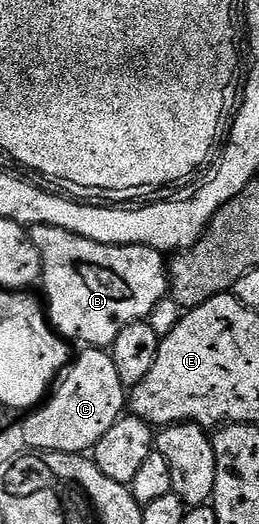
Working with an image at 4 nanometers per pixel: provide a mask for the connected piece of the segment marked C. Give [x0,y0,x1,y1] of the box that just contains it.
[23,347,125,454]

